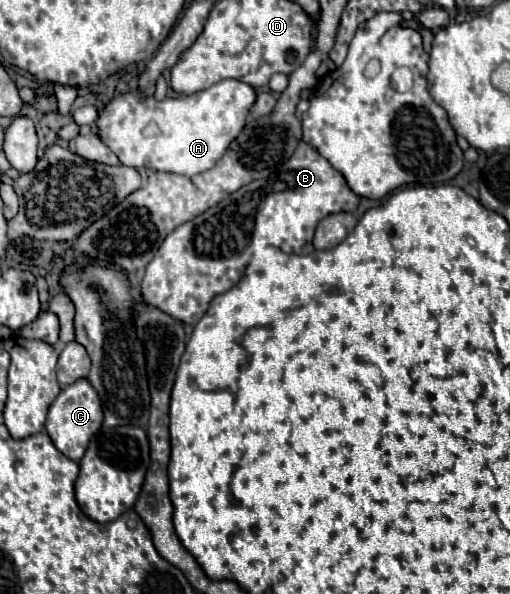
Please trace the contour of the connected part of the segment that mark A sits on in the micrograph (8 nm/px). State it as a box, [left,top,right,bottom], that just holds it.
[95,80,255,176]

